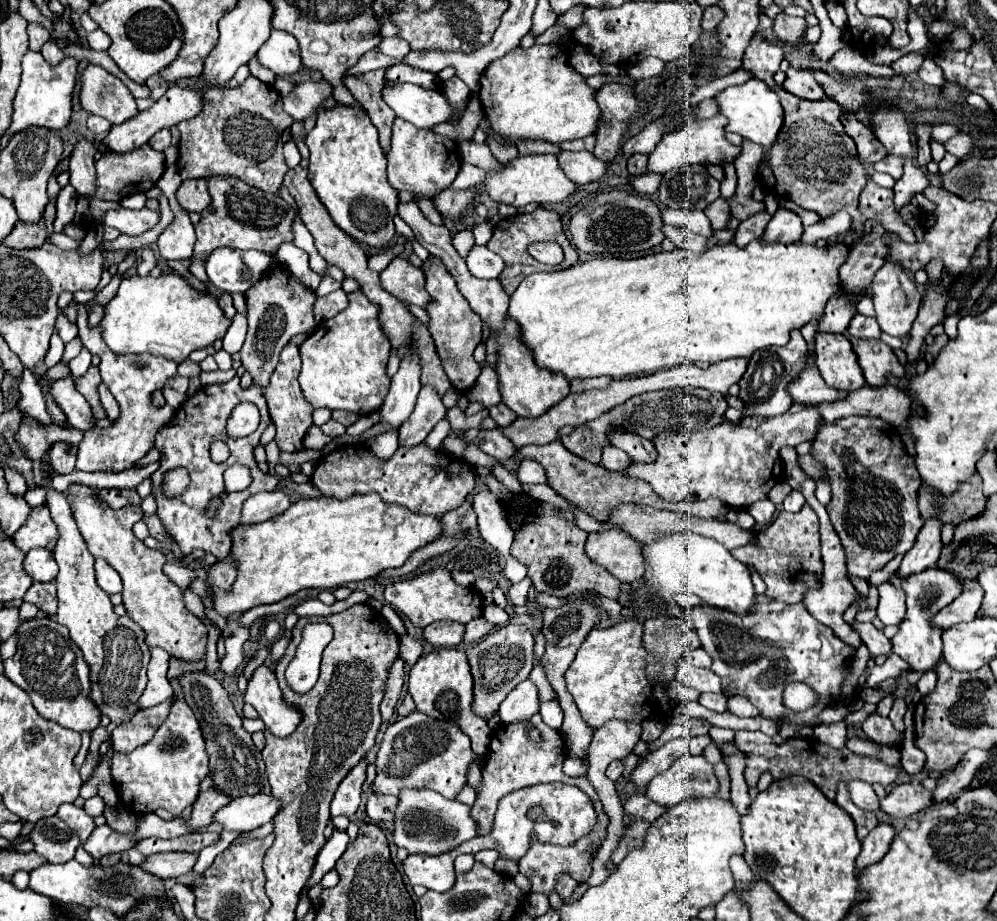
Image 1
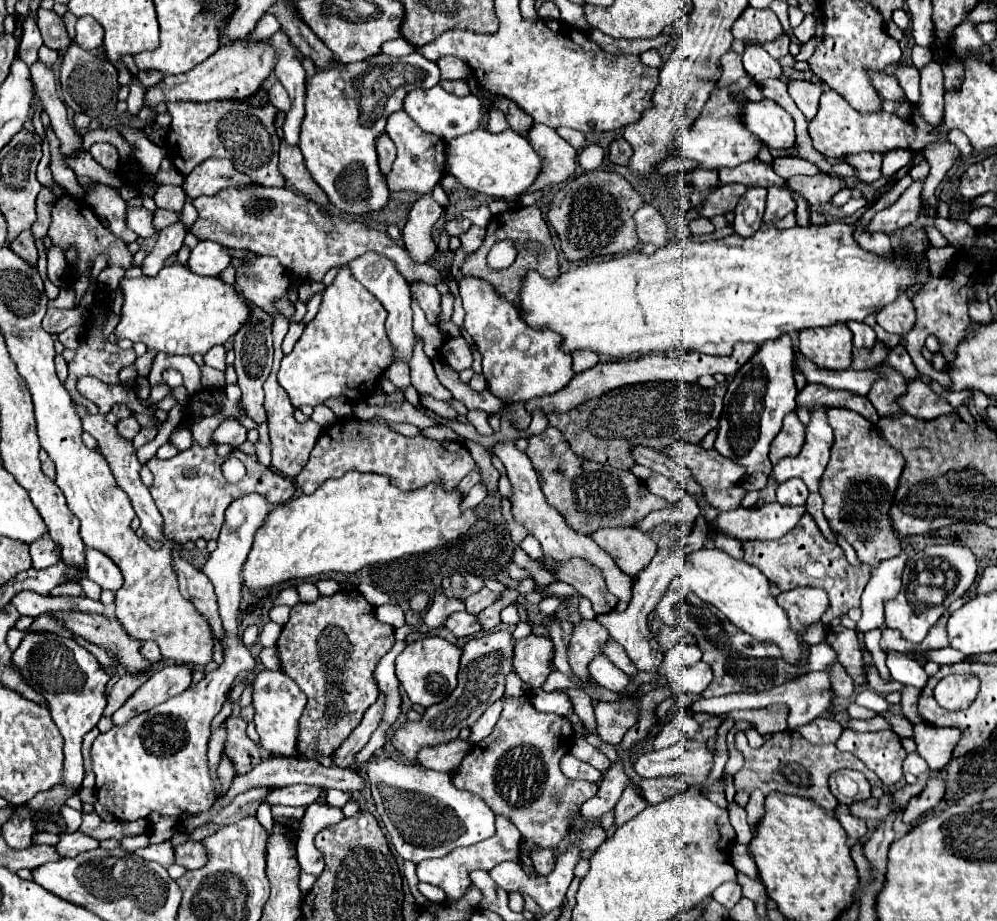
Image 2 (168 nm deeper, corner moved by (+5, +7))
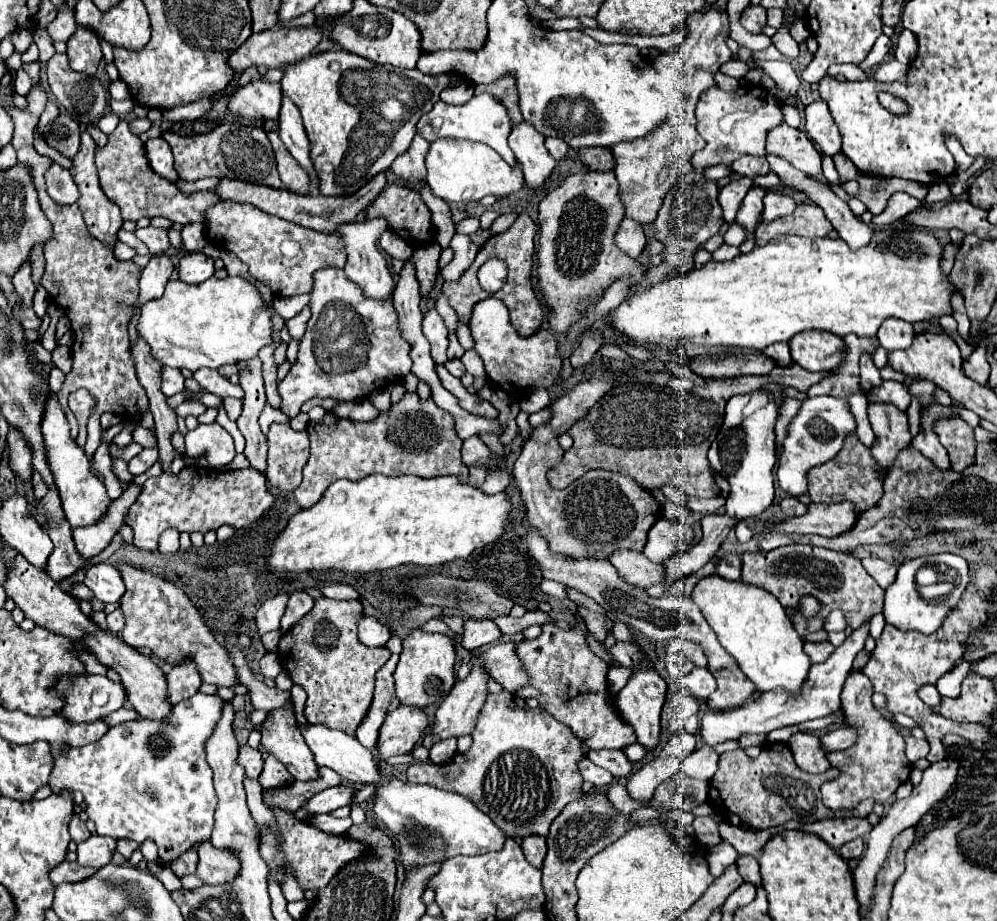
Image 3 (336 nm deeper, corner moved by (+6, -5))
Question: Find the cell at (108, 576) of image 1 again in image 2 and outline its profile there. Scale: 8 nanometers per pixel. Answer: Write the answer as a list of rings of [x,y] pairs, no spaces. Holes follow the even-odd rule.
[[[85,549],[85,567],[87,567],[87,577],[95,581],[101,589],[111,589],[117,591],[123,585],[123,575],[119,567],[101,551],[97,549]]]

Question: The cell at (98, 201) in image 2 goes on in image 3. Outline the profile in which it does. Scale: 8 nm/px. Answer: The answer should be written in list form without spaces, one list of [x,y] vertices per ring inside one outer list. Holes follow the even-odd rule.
[[[120,229],[118,231],[118,241],[122,241],[122,243],[126,243],[126,245],[130,245],[138,255],[148,255],[148,249],[146,249],[146,245],[132,233],[132,231],[126,231],[126,229]]]

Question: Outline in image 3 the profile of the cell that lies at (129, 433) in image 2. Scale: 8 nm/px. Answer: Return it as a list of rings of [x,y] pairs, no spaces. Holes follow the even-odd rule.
[[[134,427],[132,441],[134,443],[140,443],[142,447],[156,447],[154,445],[154,435],[148,429],[144,429],[144,427]]]

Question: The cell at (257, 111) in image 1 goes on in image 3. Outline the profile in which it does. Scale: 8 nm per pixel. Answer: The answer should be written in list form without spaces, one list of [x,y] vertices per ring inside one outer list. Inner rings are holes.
[[[224,123],[204,135],[176,135],[172,131],[162,133],[174,153],[174,169],[180,179],[196,181],[204,177],[230,177],[256,185],[268,185],[274,189],[286,189],[276,171],[274,151],[266,133],[252,125]]]

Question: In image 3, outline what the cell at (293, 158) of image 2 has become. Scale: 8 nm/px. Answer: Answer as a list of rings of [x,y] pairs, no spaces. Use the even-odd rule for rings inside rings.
[[[270,131],[268,139],[272,143],[276,163],[278,163],[278,173],[280,173],[282,183],[286,185],[286,189],[292,191],[292,193],[308,195],[310,193],[310,177],[308,177],[308,173],[298,165],[298,161],[294,161],[294,157],[288,153],[288,149],[284,147],[284,143],[280,141],[276,131]]]

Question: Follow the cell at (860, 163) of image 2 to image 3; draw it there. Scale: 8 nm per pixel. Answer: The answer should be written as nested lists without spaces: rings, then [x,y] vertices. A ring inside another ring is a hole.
[[[836,153],[832,159],[834,159],[834,165],[836,165],[836,171],[838,171],[840,179],[850,181],[850,179],[860,179],[860,177],[866,177],[866,175],[858,173],[856,165],[854,165],[852,161],[848,161],[848,159],[846,159],[842,153]]]

